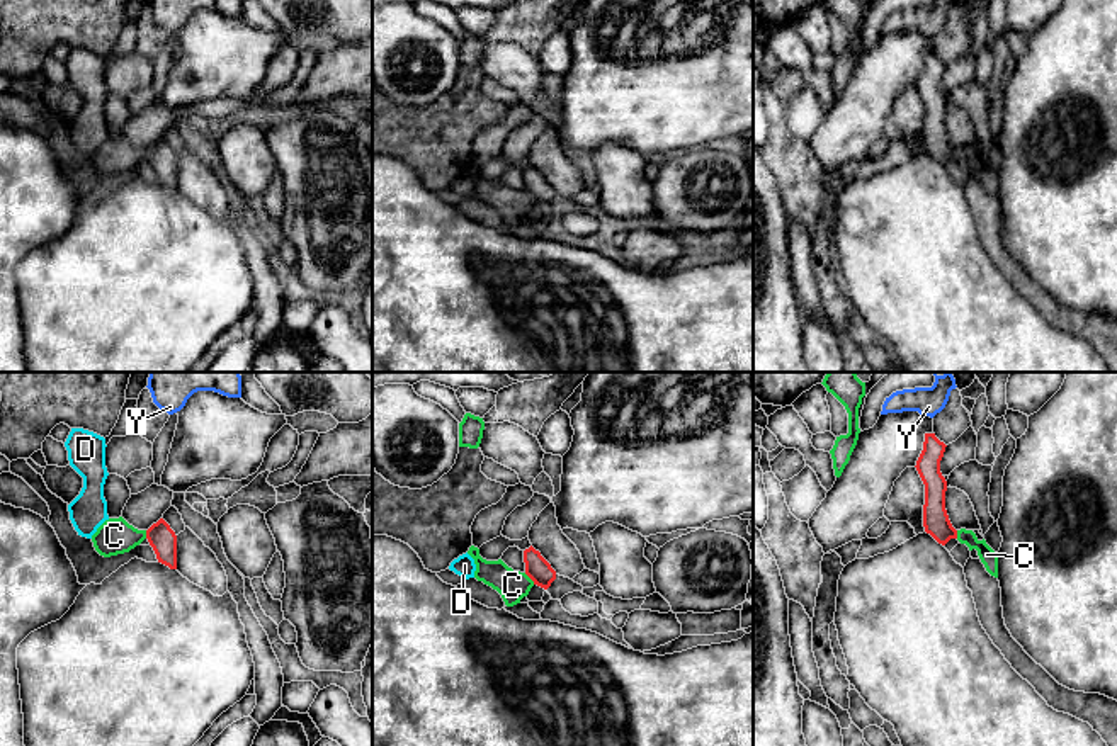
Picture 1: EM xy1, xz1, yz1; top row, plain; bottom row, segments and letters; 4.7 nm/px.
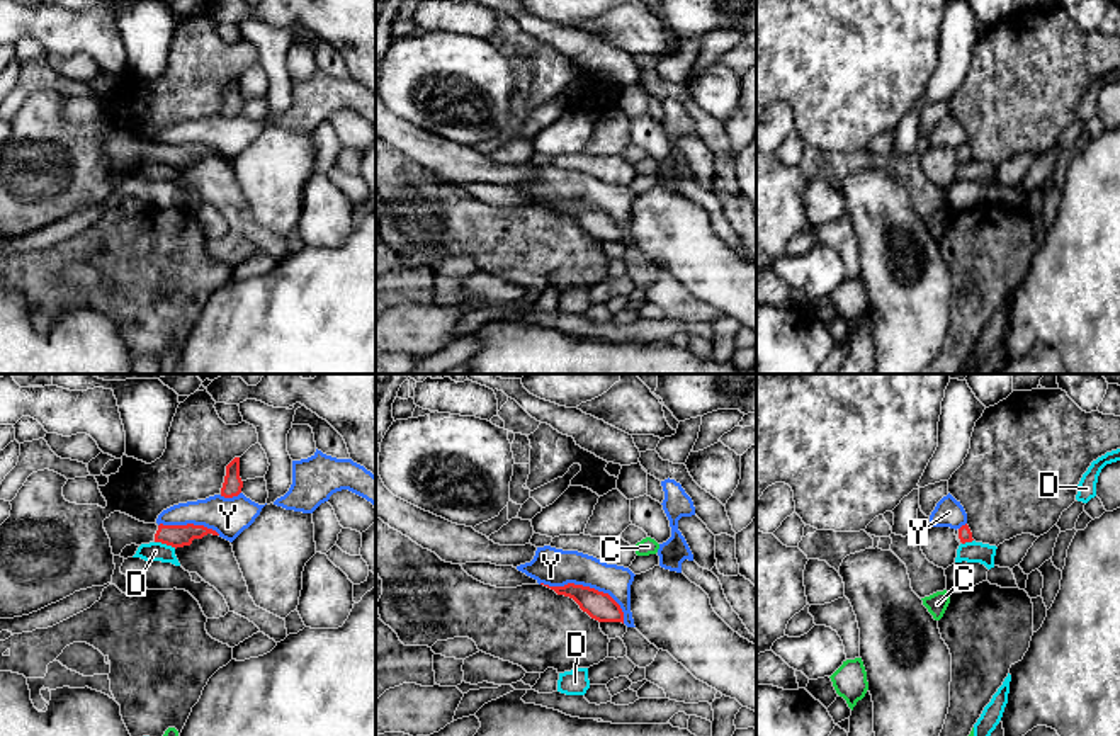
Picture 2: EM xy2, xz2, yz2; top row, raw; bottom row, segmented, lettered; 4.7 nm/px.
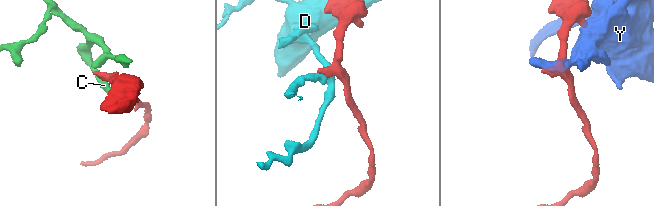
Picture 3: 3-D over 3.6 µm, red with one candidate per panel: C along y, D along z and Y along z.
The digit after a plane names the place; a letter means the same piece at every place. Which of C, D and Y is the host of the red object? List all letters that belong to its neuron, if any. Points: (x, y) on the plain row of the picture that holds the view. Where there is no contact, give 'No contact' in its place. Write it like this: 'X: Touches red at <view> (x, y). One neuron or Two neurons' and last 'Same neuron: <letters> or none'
C: Touches red at xz1 (529, 196). Two neurons
D: Touches red at xy2 (165, 162). Two neurons
Y: Touches red at xz2 (588, 206). Two neurons
Same neuron: none

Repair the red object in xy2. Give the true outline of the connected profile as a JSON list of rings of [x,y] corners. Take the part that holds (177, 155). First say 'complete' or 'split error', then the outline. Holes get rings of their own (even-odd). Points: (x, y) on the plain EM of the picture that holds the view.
split error | [[[121,131],[110,133],[110,136],[104,139],[104,148],[110,158],[114,175],[119,175],[122,168],[131,163],[161,161],[177,168],[190,165],[194,158],[202,158],[207,153],[219,155],[204,144],[144,143]]]

